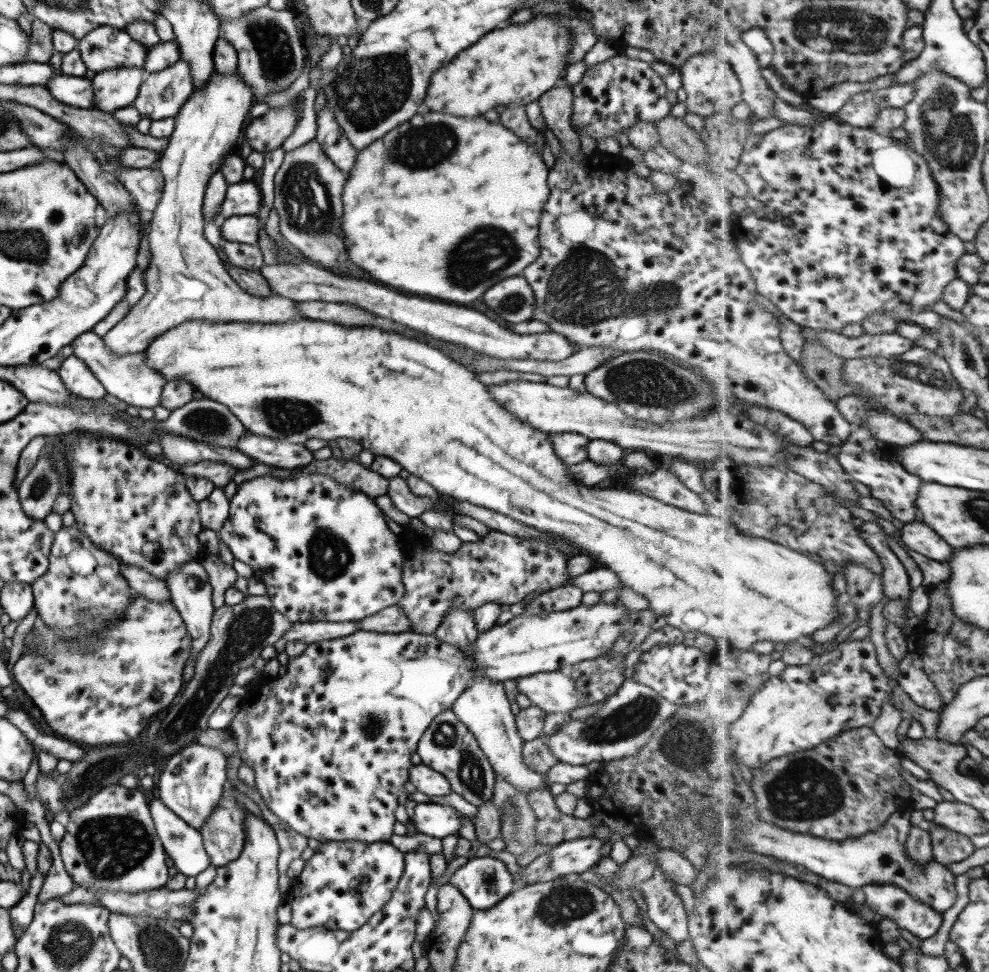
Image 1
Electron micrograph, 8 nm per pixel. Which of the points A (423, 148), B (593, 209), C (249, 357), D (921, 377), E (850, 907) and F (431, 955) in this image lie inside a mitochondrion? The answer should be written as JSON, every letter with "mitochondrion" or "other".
{"A":"mitochondrion","B":"other","C":"other","D":"mitochondrion","E":"other","F":"other"}

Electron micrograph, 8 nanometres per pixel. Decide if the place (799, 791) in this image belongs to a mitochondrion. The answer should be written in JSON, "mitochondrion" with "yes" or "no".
{"mitochondrion":"yes"}

